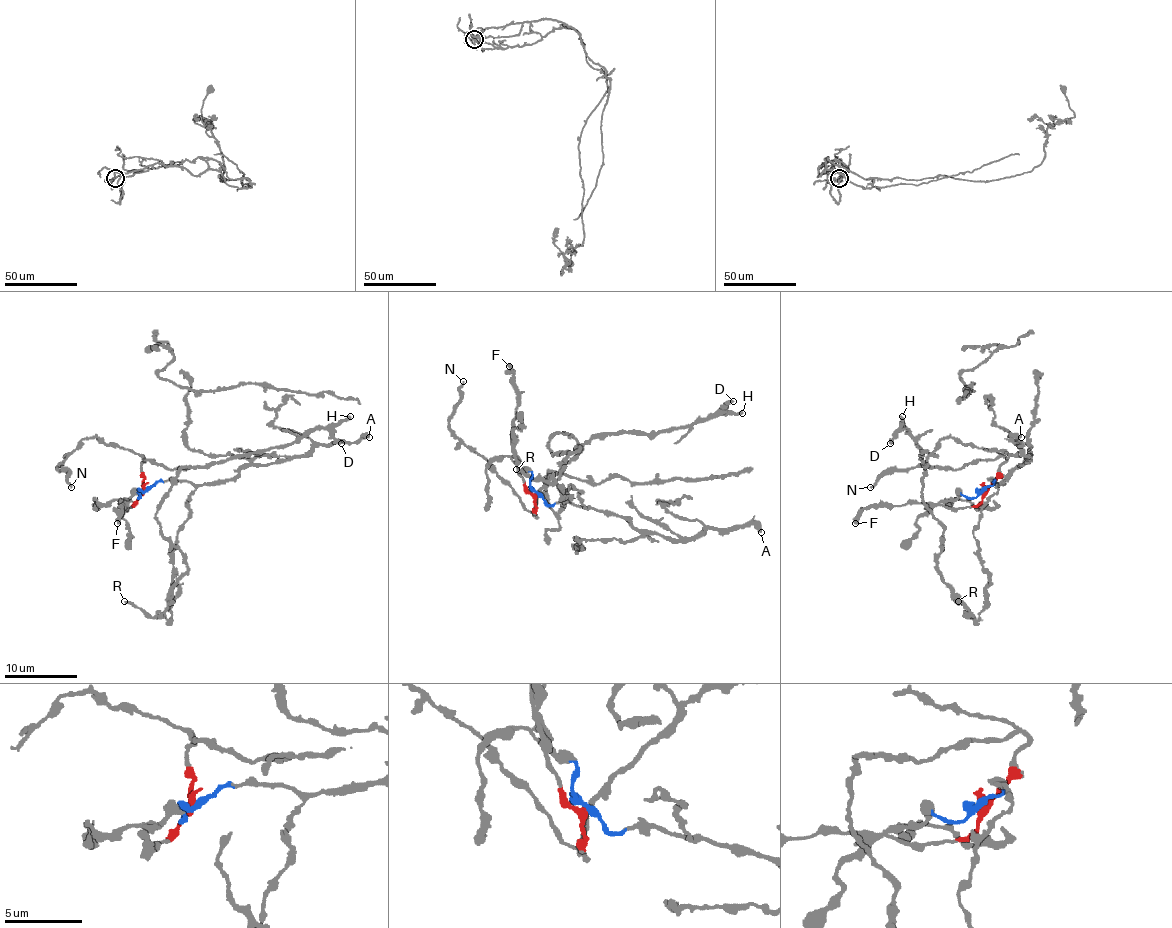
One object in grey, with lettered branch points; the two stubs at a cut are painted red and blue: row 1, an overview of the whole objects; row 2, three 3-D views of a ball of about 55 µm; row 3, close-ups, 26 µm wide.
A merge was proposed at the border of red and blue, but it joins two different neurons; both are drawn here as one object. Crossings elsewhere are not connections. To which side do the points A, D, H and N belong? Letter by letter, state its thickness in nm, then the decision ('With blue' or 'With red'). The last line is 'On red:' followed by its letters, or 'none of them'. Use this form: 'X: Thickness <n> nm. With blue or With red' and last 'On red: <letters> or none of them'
A: Thickness 440 nm. With blue
D: Thickness 400 nm. With red
H: Thickness 320 nm. With red
N: Thickness 240 nm. With red
On red: D, H, N

